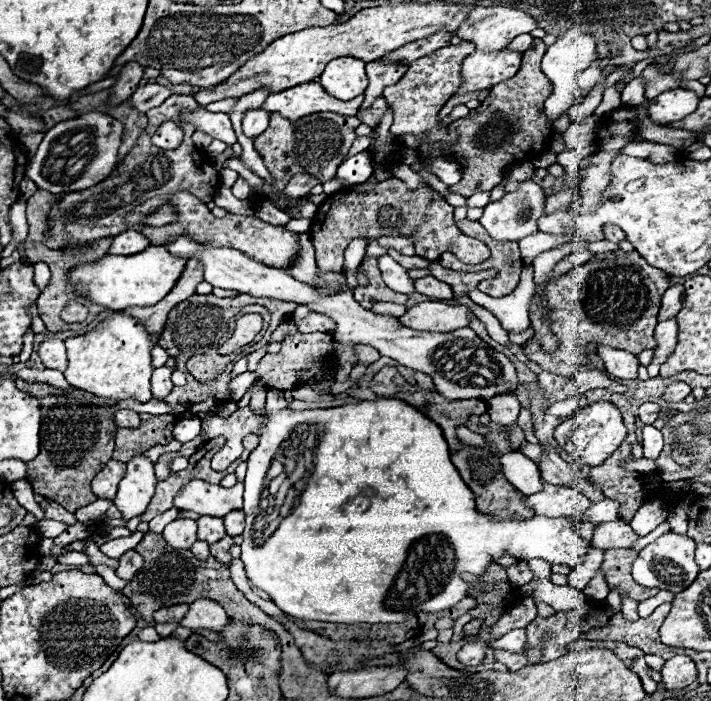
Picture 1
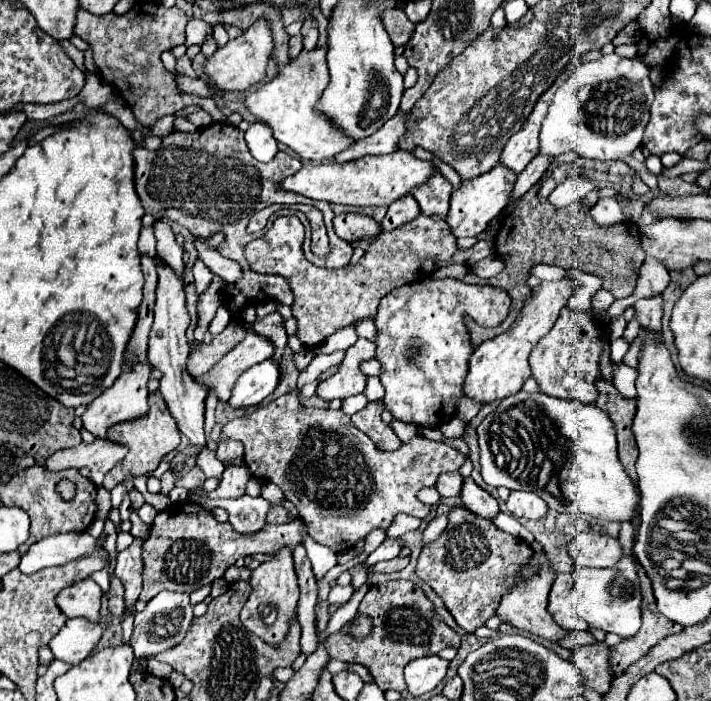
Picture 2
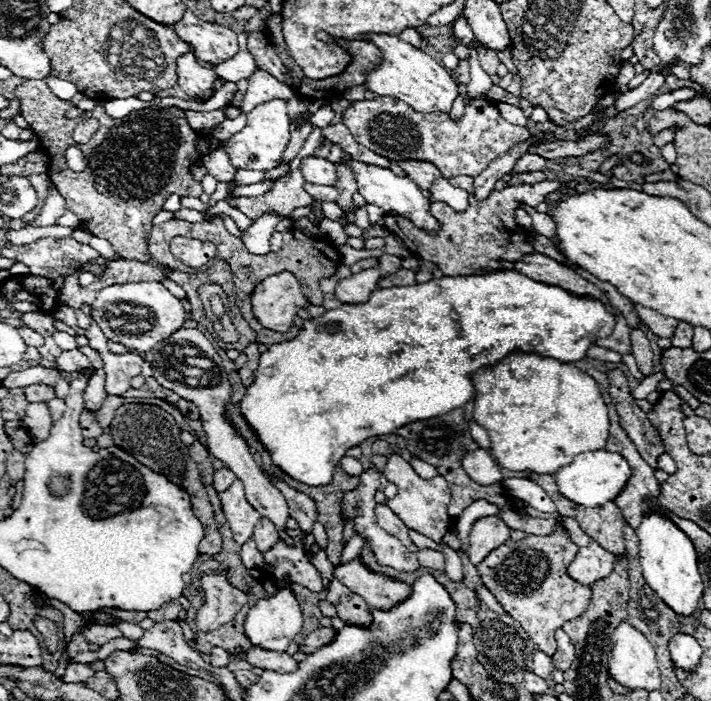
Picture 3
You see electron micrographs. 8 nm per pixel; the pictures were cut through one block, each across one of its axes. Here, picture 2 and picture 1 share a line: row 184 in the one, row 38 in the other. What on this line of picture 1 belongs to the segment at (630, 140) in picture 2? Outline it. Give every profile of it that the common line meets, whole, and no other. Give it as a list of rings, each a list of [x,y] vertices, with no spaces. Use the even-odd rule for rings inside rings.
[[[522,34],[522,36],[518,36],[516,40],[512,40],[510,44],[508,44],[508,50],[516,50],[516,52],[526,52],[528,48],[530,48],[530,44],[532,44],[532,36],[530,34]]]

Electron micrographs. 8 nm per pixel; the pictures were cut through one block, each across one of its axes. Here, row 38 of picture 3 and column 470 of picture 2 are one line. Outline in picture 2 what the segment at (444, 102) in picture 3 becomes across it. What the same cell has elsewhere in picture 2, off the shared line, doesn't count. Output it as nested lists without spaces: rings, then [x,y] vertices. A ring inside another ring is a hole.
[[[558,280],[558,282],[542,282],[532,290],[532,296],[524,302],[522,310],[514,324],[500,336],[486,340],[470,358],[470,372],[464,382],[464,398],[470,398],[478,404],[492,404],[496,400],[508,398],[516,394],[522,384],[530,378],[530,364],[528,356],[532,348],[538,344],[542,336],[550,332],[554,322],[558,320],[560,310],[568,304],[576,284],[572,280]]]

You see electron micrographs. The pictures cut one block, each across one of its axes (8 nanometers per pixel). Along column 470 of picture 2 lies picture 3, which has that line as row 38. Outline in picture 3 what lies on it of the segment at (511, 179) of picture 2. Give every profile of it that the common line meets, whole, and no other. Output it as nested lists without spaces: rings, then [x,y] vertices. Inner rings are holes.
[[[186,10],[182,20],[174,24],[174,30],[178,38],[190,46],[190,50],[198,60],[212,62],[214,66],[218,62],[230,60],[238,52],[236,34],[232,30],[204,22],[190,10]]]

